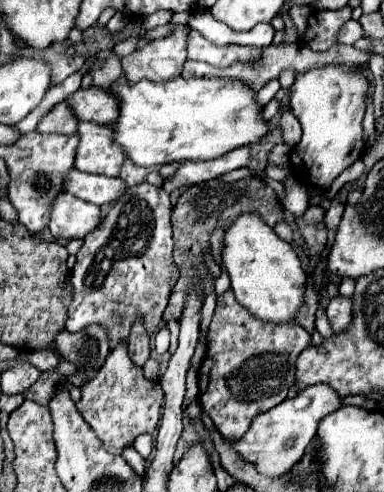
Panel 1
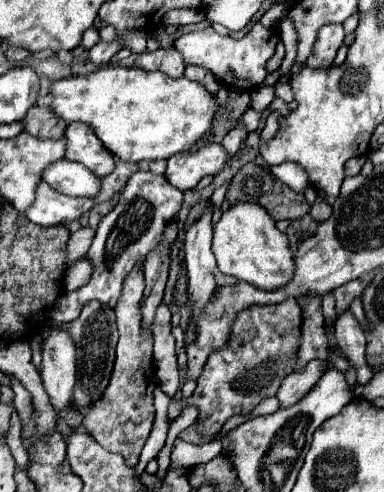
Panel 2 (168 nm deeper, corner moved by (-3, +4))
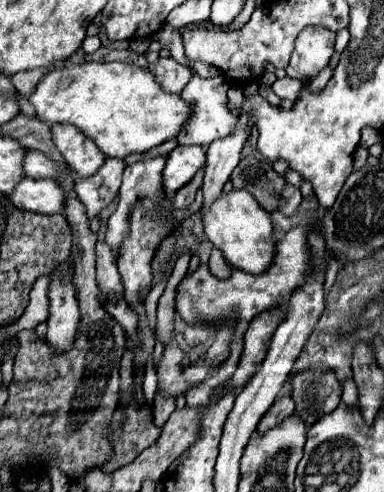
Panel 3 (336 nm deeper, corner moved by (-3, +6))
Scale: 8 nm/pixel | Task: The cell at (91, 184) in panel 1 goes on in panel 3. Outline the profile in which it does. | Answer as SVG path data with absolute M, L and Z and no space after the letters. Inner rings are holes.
M28 151L24 161L24 173L32 179L58 179L60 165L56 165L52 159L48 159L40 151Z

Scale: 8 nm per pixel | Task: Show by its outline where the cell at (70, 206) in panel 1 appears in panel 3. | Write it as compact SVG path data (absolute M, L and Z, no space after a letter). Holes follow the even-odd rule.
M24 177L18 189L14 189L10 201L24 211L40 213L40 215L56 215L64 213L66 193L64 189L52 179L30 179Z

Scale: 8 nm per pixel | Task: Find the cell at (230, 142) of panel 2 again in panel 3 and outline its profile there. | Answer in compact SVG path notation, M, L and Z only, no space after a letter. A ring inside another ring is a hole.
M240 117L240 125L236 131L224 139L212 141L208 147L208 161L204 169L204 205L210 207L212 201L216 201L222 195L224 183L230 179L232 169L240 161L240 151L246 141L246 117Z

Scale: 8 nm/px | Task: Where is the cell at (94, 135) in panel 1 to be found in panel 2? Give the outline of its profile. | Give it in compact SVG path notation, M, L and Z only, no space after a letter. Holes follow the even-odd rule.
M68 123L66 131L66 159L86 165L94 175L104 177L114 169L116 157L110 155L90 125Z

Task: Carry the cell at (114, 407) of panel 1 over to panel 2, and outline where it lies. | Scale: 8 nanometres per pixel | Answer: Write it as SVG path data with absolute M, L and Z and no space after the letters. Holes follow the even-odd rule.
M136 267L136 271L132 271L132 275L124 279L124 293L120 293L120 303L114 307L120 341L116 349L116 363L114 363L108 391L84 415L84 427L94 437L94 441L98 441L106 451L122 455L130 467L136 467L140 451L154 425L152 393L156 387L156 377L154 377L152 363L148 361L152 359L152 333L140 327L142 293L144 293L144 275L142 275L142 267Z

